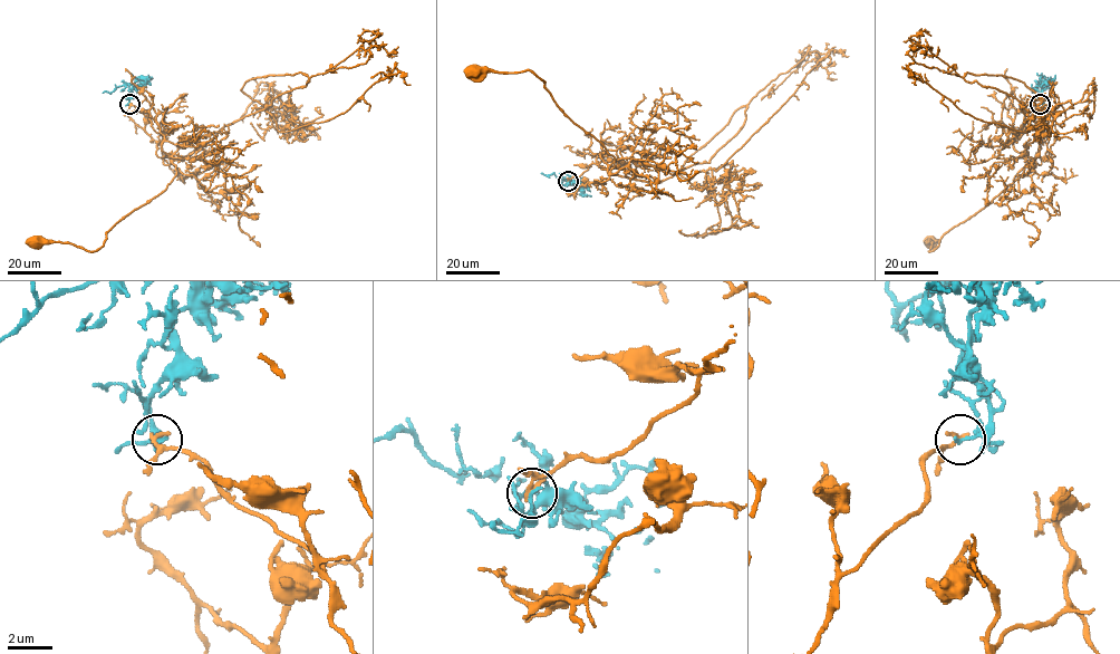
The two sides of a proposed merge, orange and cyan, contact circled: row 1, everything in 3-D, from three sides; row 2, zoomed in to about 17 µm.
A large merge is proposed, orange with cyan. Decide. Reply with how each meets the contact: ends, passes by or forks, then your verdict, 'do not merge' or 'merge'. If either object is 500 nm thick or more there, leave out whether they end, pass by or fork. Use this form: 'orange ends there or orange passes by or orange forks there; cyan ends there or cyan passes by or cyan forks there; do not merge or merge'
orange passes by; cyan ends there; do not merge

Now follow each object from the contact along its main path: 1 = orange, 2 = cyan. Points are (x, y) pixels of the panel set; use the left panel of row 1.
1: (129, 104), (163, 136), (162, 150), (175, 166), (173, 180), (119, 220), (94, 251), (69, 243), (34, 242)
2: (129, 104), (133, 84), (103, 93)

